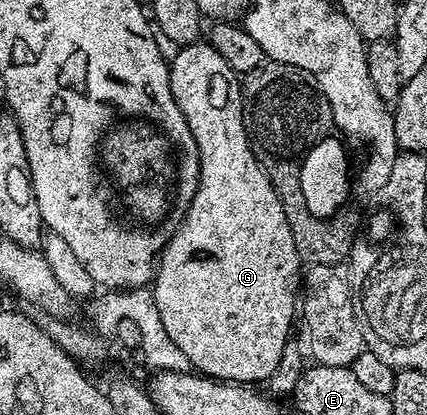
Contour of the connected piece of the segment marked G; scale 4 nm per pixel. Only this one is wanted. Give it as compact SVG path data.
M196 42L184 44L176 51L175 56L169 61L169 86L173 90L173 98L177 106L181 108L181 114L197 142L199 151L199 185L193 194L193 202L187 208L183 220L180 222L175 233L167 240L162 252L157 257L155 271L153 273L153 295L157 302L157 314L161 314L161 323L165 325L165 334L173 338L177 350L186 358L188 365L196 373L210 376L213 380L221 380L233 384L258 385L277 370L277 362L281 362L281 350L285 350L288 340L292 339L291 319L297 316L296 293L301 288L301 261L297 254L297 246L293 242L293 230L289 230L289 218L285 218L285 210L281 206L278 194L273 190L269 178L261 170L261 166L255 161L253 150L247 141L245 126L243 125L243 94L241 80L237 73L231 69L213 50L210 42Z

